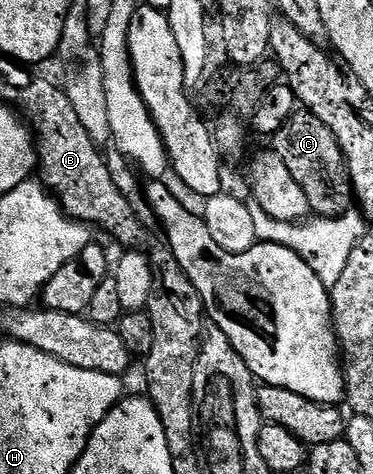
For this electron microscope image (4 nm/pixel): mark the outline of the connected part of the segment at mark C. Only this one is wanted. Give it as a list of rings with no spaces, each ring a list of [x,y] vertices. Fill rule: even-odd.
[[[294,112],[271,138],[271,149],[287,166],[295,184],[303,190],[314,215],[334,219],[348,212],[354,205],[353,185],[343,152],[327,124],[308,112]]]

